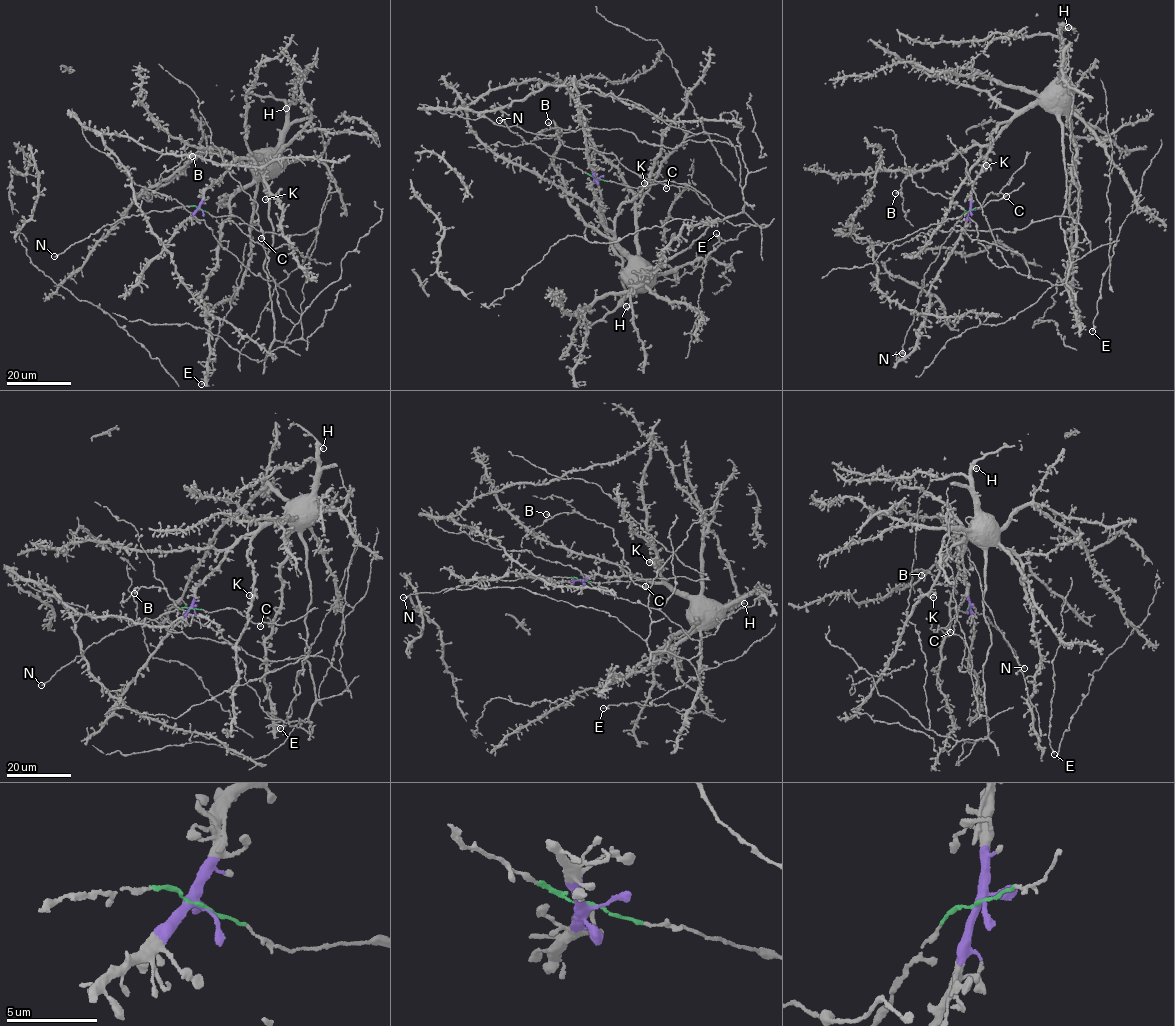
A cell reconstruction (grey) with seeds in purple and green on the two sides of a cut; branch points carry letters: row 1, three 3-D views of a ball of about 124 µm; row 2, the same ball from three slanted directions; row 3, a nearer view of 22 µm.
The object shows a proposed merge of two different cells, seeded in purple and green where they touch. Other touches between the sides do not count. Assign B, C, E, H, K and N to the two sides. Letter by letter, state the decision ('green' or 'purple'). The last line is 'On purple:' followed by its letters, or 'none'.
B: purple
C: green
E: purple
H: purple
K: purple
N: green
On purple: B, E, H, K

